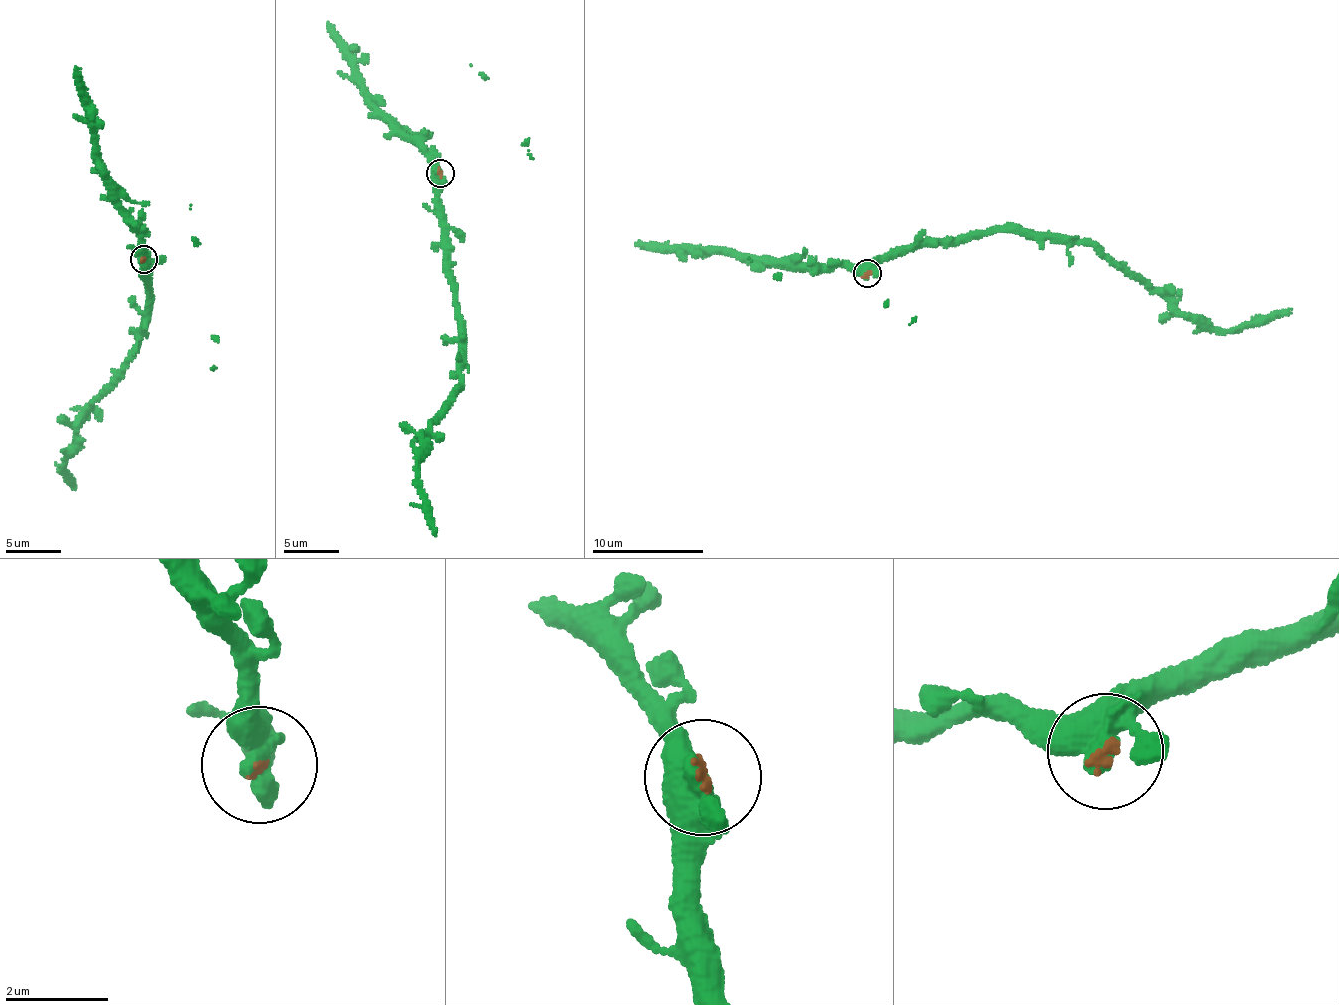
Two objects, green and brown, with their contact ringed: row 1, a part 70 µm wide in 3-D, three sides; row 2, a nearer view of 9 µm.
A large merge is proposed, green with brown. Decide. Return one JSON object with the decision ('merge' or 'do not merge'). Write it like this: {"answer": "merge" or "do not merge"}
{"answer": "merge"}

